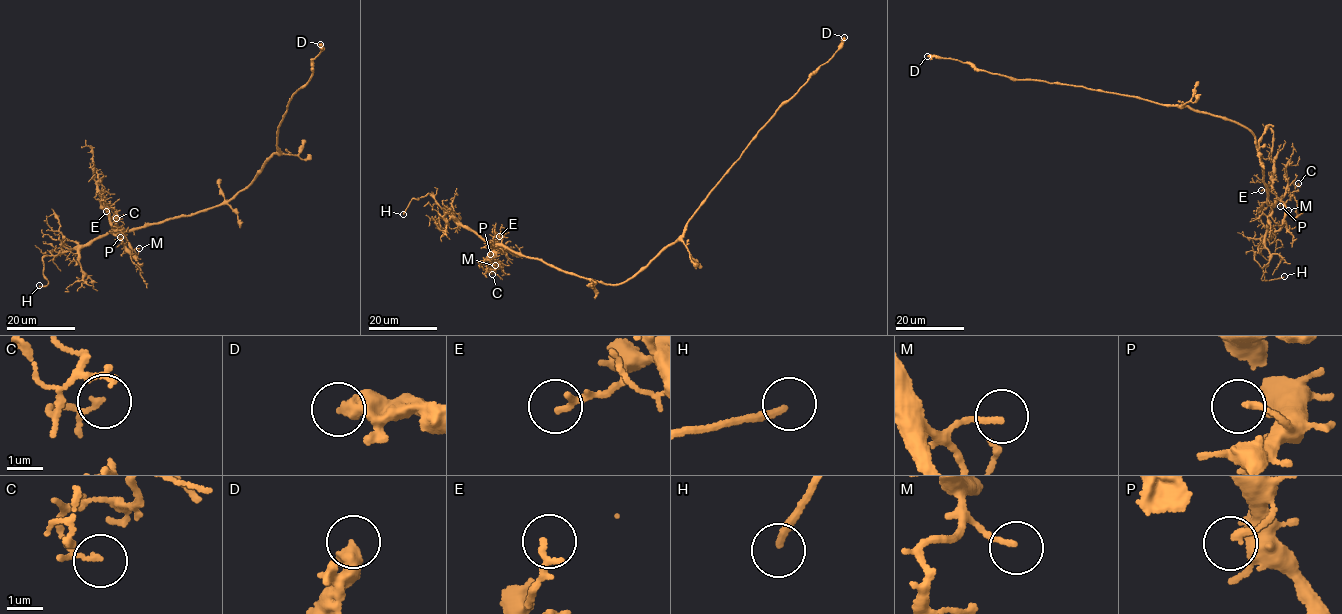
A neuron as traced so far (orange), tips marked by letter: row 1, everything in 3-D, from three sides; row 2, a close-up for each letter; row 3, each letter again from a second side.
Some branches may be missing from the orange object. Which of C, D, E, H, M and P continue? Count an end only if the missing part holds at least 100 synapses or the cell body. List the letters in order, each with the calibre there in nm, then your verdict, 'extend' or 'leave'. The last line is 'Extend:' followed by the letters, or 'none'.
C: 100 nm | leave
D: 320 nm | leave
E: 180 nm | leave
H: 200 nm | extend
M: 130 nm | leave
P: 170 nm | leave
Extend: H

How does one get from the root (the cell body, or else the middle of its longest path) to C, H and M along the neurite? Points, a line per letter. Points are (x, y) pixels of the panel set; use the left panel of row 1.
C: (261, 172), (230, 199), (194, 214), (118, 232), (115, 226), (118, 218), (116, 215), (111, 218), (116, 218)
H: (261, 172), (230, 199), (194, 214), (109, 232), (48, 254), (43, 272), (48, 283), (39, 285)
M: (261, 172), (231, 199), (210, 208), (132, 230), (118, 232), (116, 229), (121, 231), (130, 247), (139, 248)

